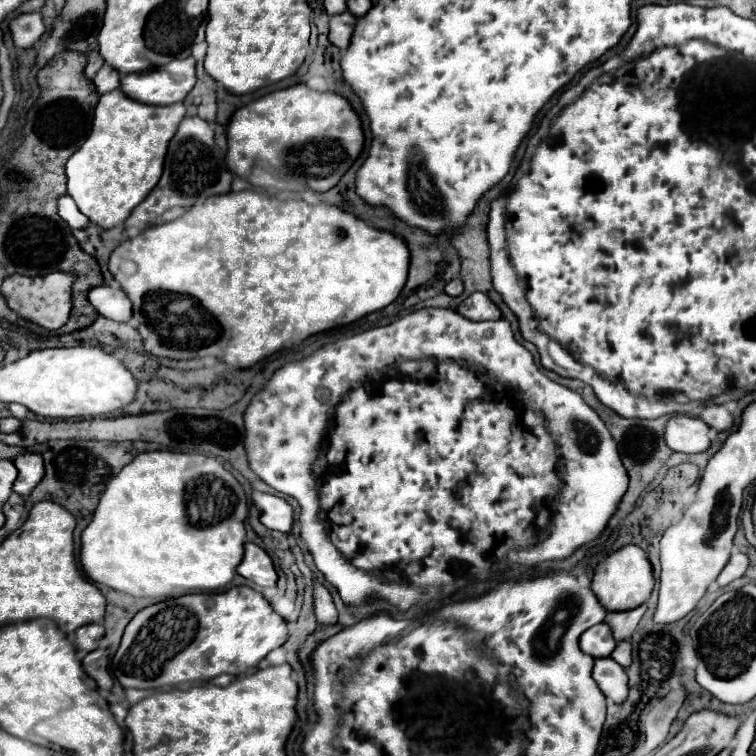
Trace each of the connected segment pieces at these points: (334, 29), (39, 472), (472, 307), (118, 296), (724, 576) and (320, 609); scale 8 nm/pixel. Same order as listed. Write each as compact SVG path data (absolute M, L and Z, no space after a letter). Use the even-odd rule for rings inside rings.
M351 12L331 16L331 22L329 22L329 40L331 40L331 44L345 50L351 42L355 24L357 24L357 18Z
M21 454L13 460L13 464L19 470L19 476L13 484L13 492L19 496L29 496L31 490L39 484L39 480L43 478L43 458L41 454Z
M475 292L471 296L467 296L461 304L459 304L459 314L463 314L469 320L497 320L501 318L501 312L497 308L497 304L493 300L487 300L487 296L483 292Z
M103 284L93 288L89 292L89 302L105 318L111 318L117 322L129 322L133 318L133 304L119 286Z
M735 550L735 552L731 554L731 560L729 560L727 566L723 568L723 572L719 574L717 584L719 584L719 586L727 586L727 584L731 584L733 580L741 578L741 576L745 574L747 566L749 566L749 558L747 558L743 552Z
M315 582L315 616L317 624L337 624L337 608L333 598L319 582Z

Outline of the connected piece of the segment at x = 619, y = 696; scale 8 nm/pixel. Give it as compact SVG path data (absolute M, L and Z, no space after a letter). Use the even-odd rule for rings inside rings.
M611 658L595 660L593 680L597 682L599 690L603 692L609 704L621 704L621 700L627 698L627 674L623 668L619 668L615 660Z

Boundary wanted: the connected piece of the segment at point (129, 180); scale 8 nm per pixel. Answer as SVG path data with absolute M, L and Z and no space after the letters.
M119 88L101 96L95 108L93 130L85 144L67 162L67 190L77 208L97 226L115 228L157 186L169 140L185 118L183 102L151 106L137 102Z

